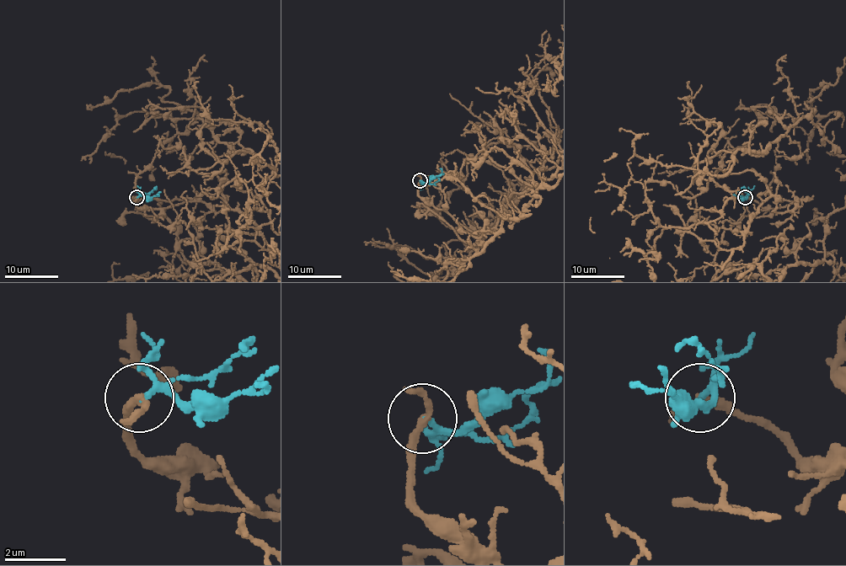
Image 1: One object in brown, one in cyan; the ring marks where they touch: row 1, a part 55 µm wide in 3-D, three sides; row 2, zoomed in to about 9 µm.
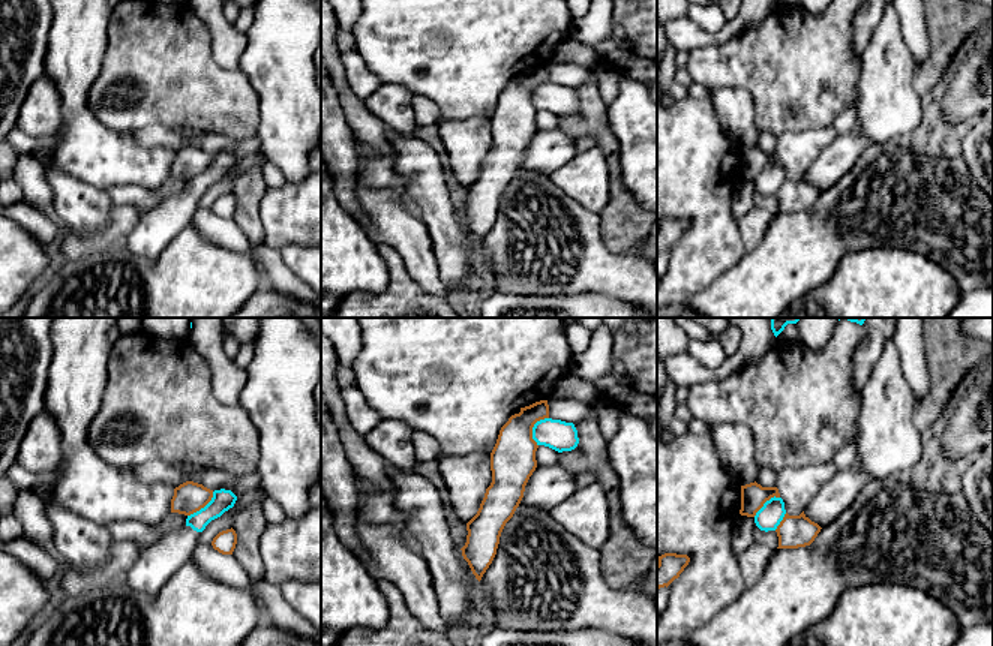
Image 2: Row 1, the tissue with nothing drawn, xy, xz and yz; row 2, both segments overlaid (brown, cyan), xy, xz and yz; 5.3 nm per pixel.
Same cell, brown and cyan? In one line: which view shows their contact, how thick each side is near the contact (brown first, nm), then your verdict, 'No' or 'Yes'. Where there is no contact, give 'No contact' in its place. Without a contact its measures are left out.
Touches brown in xz. Thickness 240 nm (brown) against 160 nm. No

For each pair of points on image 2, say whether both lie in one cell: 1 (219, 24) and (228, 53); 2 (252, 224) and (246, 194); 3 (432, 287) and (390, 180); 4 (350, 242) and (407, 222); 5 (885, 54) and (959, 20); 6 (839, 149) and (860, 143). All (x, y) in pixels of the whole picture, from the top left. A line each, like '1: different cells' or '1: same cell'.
1: same cell
2: same cell
3: same cell
4: different cells
5: different cells
6: same cell

